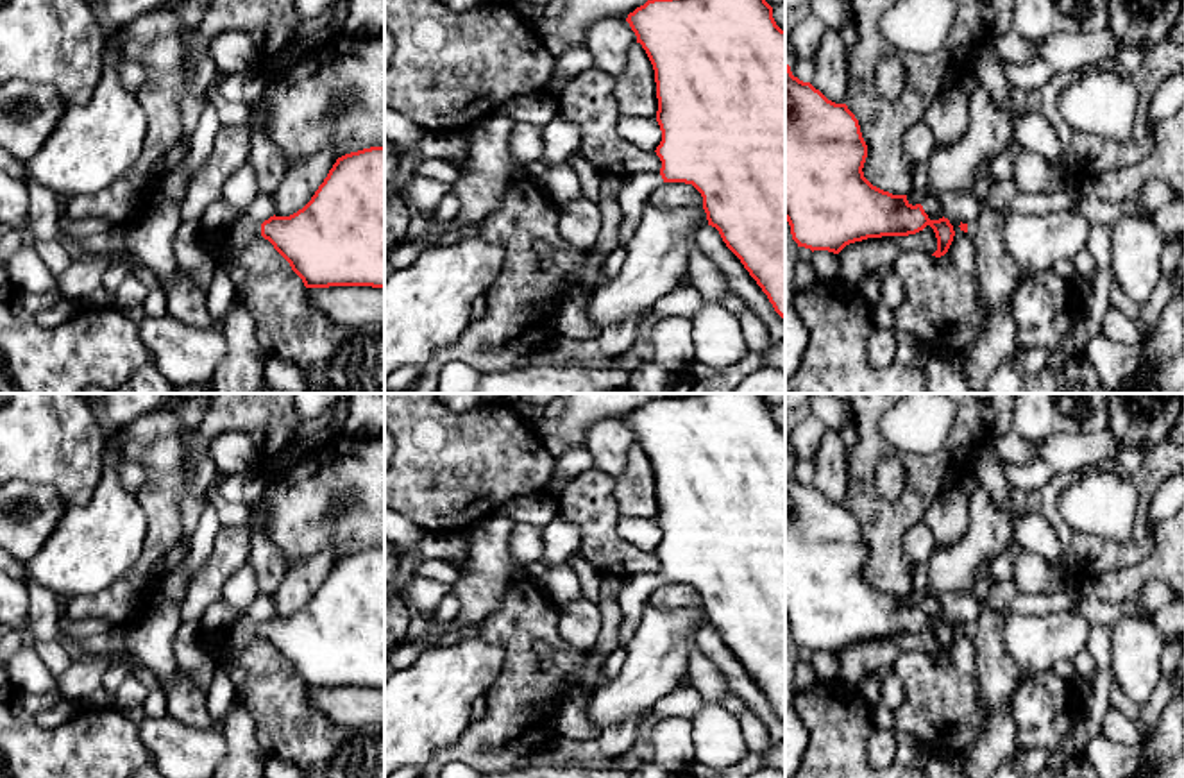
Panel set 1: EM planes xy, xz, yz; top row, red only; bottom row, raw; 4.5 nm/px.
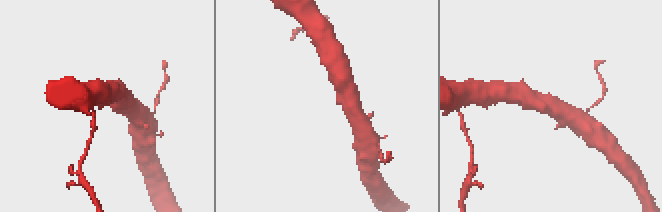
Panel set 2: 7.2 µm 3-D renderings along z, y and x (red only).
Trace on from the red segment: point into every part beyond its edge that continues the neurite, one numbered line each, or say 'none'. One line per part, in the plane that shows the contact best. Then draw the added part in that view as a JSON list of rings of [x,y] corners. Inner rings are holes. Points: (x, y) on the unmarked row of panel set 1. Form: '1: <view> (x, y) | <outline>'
1: xy (244, 630) | [[[240,615],[227,630],[227,642],[233,649],[240,649],[258,637],[261,637],[261,624],[256,624],[245,615]]]

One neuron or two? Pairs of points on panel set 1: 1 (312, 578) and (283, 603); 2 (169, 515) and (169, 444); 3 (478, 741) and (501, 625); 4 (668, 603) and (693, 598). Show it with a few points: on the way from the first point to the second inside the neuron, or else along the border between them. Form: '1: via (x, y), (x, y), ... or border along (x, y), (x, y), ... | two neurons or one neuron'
1: via (304, 582), (290, 596) | one neuron
2: via (169, 498), (169, 462) | one neuron
3: via (507, 712), (517, 701), (517, 653) | one neuron
4: via (673, 598), (687, 598) | one neuron

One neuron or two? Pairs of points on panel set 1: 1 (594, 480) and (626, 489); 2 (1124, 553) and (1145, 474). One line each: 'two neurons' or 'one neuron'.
1: two neurons
2: one neuron

